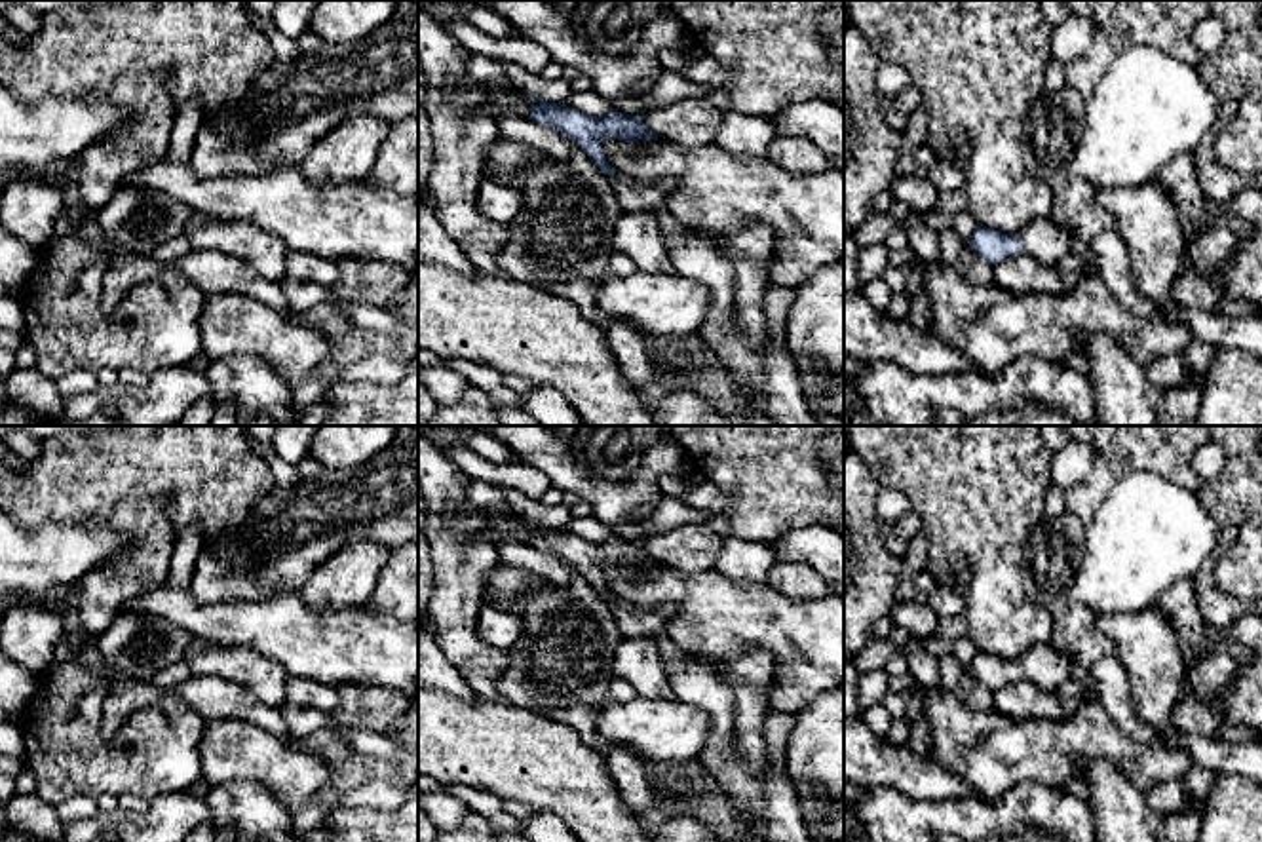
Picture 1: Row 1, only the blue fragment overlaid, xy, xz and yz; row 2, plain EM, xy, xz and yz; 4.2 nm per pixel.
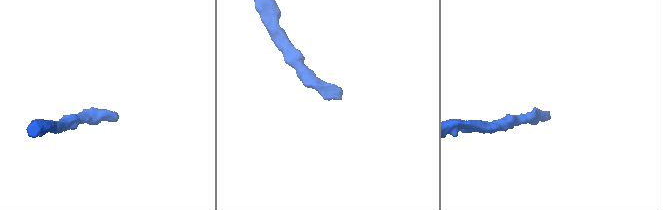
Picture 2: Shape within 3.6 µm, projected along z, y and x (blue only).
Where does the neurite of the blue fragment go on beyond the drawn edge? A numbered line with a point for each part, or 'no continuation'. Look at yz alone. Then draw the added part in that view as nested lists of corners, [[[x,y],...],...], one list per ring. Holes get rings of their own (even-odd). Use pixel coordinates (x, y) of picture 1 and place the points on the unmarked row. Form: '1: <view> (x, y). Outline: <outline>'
1: yz (1044, 666). Outline: [[[1051,644],[1028,648],[1017,661],[1023,679],[1030,680],[1043,692],[1057,692],[1062,682],[1076,679],[1072,660]]]

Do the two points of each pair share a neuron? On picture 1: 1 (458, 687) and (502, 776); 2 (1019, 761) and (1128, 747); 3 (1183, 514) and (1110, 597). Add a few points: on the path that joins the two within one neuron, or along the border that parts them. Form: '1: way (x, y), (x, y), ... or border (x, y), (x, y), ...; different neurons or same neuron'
1: border (438, 687), (478, 700); different neurons
2: way (1046, 751), (1101, 747); same neuron
3: way (1162, 535), (1120, 576); same neuron

